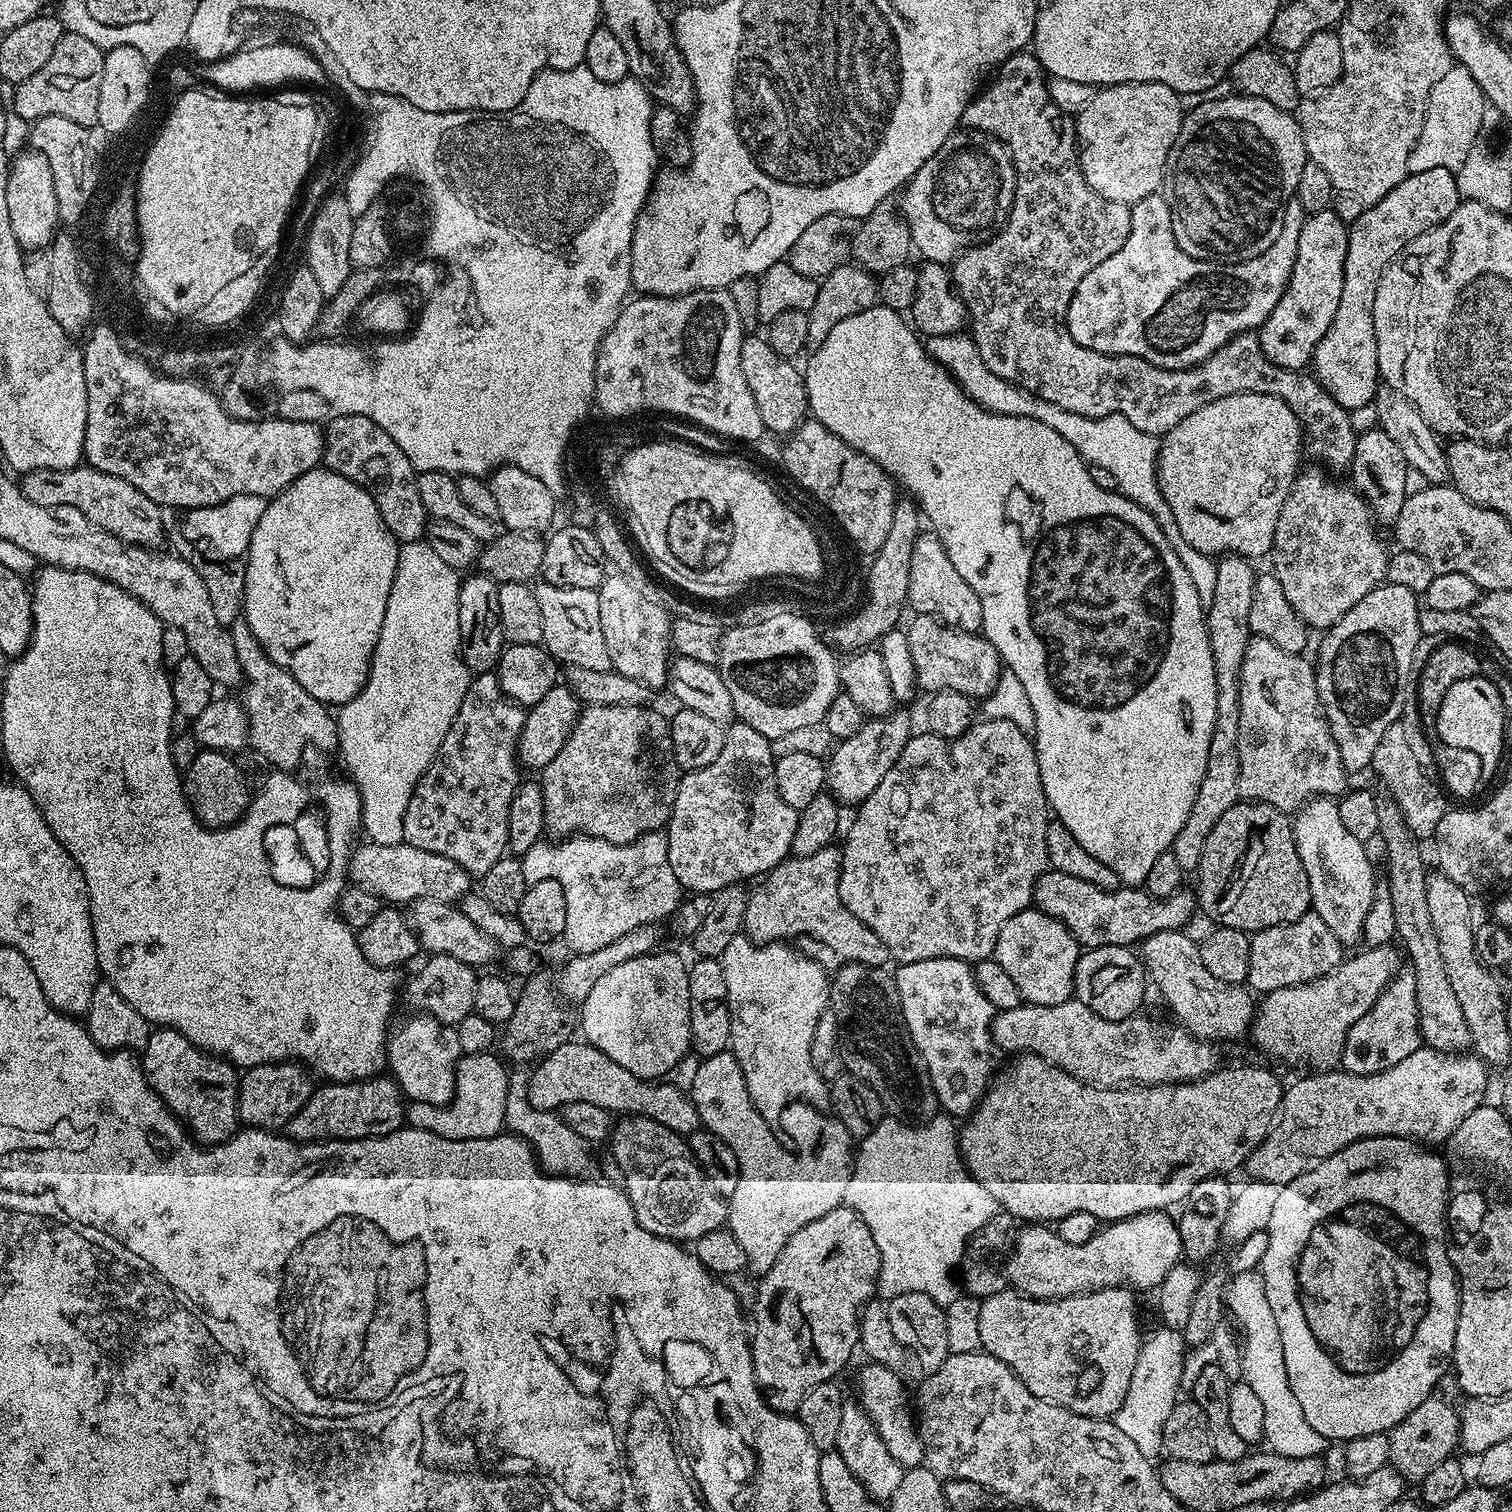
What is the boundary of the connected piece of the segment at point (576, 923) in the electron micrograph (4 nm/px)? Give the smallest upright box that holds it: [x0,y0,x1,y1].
[519,831,682,953]

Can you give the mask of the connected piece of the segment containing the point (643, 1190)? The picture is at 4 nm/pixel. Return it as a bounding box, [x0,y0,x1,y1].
[610,1115,728,1242]

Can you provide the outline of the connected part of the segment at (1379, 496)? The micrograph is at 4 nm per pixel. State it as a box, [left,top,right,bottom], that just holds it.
[1350,426,1409,525]

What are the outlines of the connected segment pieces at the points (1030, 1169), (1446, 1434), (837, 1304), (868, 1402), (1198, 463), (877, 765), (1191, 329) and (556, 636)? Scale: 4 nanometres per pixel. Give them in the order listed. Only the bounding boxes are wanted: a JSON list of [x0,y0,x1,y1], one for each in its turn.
[[958,1054,1285,1222],[1388,1386,1460,1485],[750,1206,880,1414],[856,1362,924,1470],[1156,394,1303,562],[826,710,913,806],[1068,195,1306,370],[534,582,613,670]]

